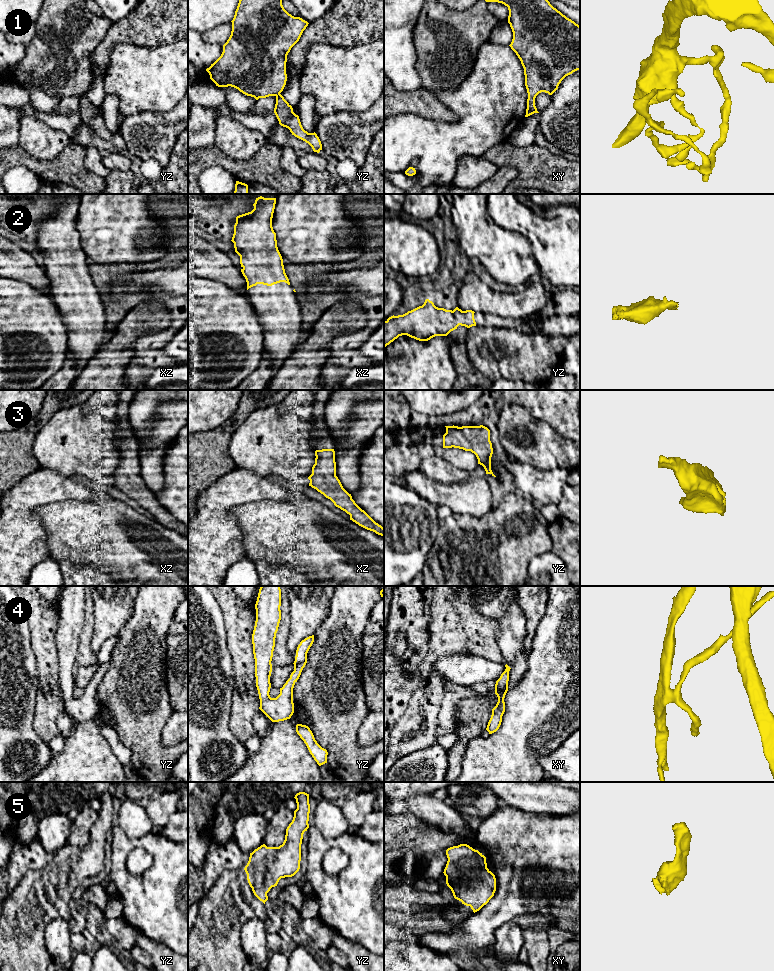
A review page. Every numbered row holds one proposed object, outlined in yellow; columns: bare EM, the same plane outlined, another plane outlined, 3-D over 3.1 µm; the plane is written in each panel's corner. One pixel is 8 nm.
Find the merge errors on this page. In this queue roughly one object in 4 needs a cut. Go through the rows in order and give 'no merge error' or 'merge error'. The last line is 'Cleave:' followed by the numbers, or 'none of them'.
1: no merge error
2: no merge error
3: no merge error
4: no merge error
5: no merge error
Cleave: none of them

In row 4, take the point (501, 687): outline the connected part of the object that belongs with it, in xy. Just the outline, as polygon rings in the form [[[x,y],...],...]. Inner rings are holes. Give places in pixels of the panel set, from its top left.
[[[507,664],[505,667],[505,671],[501,674],[495,684],[495,694],[498,697],[498,702],[492,709],[492,715],[486,728],[489,734],[492,734],[499,729],[502,722],[502,716],[505,712],[504,698],[508,691],[509,671],[511,669]]]

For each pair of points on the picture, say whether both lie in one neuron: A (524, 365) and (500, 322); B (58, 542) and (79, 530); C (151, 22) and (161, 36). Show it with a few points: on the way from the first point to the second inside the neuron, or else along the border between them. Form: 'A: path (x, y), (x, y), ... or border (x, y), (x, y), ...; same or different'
A: border (480, 325), (522, 328); different
B: path (63, 542), (74, 534); same
C: path (154, 25), (161, 33); same

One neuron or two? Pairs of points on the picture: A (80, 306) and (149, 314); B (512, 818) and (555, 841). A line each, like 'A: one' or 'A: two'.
A: two
B: one

